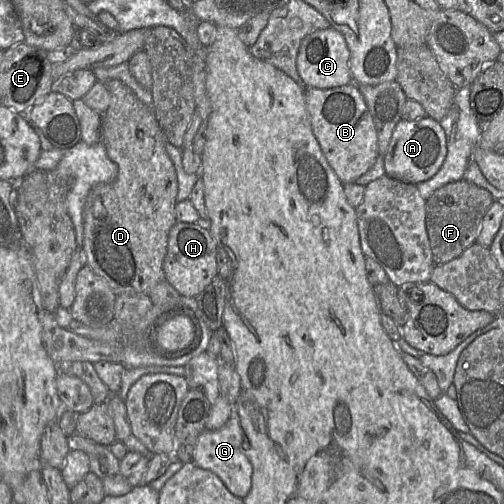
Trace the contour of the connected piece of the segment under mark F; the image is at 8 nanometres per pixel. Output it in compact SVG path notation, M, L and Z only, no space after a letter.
M465 179L445 184L430 195L425 204L426 228L435 265L443 265L459 257L476 242L483 217L493 201L493 196L487 190Z

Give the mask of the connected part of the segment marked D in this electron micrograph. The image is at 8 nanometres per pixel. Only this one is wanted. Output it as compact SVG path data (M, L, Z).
M120 80L105 83L111 103L102 115L101 142L108 157L117 164L118 175L109 184L98 184L89 192L84 207L84 241L86 265L102 277L115 295L149 294L160 282L166 280L163 262L167 253L168 235L176 223L175 206L178 193L177 174L168 156L167 141L157 121L153 107L147 106Z

